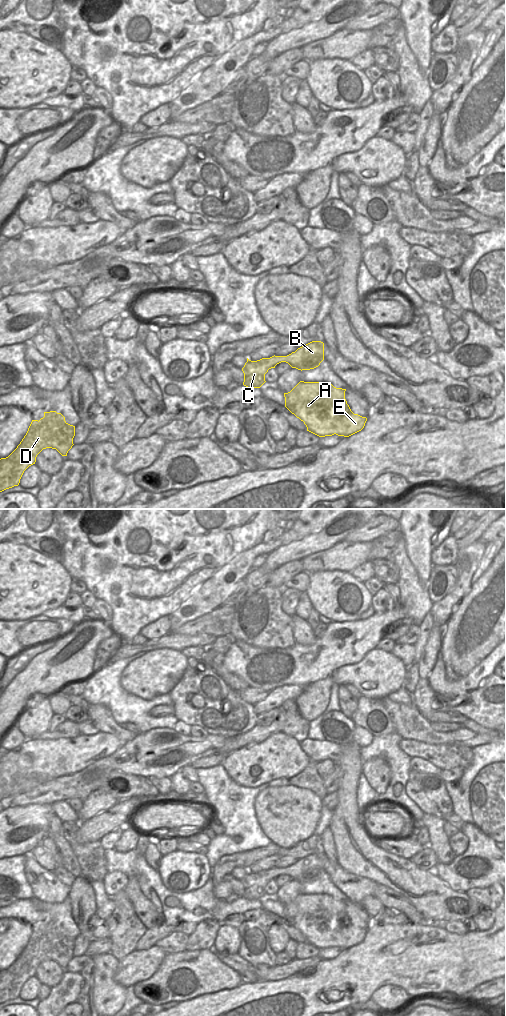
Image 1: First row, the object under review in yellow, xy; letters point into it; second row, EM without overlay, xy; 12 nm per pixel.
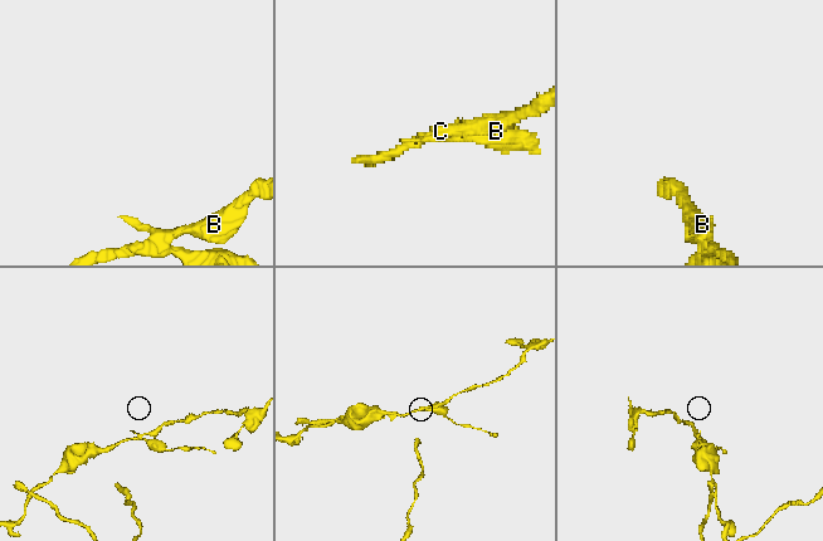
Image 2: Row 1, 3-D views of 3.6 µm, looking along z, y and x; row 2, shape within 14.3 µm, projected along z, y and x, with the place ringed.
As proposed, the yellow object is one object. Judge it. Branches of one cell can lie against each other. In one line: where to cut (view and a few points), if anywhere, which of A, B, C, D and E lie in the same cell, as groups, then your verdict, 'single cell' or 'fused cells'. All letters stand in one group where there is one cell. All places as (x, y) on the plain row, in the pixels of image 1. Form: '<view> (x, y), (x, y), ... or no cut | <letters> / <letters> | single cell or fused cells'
xy (253, 873), (247, 874) | A E / B C D | fused cells

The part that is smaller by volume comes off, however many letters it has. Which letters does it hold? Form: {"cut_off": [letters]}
{"cut_off": ["A", "E"]}

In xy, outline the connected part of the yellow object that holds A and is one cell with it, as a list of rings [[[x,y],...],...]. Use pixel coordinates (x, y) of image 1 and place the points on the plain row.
[[[300,893],[290,904],[284,905],[285,919],[304,934],[307,943],[319,949],[334,946],[349,949],[364,940],[367,930],[351,923],[345,911],[345,903],[328,894]]]

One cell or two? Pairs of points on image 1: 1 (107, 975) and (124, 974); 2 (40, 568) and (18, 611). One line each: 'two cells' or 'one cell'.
1: two cells
2: one cell

